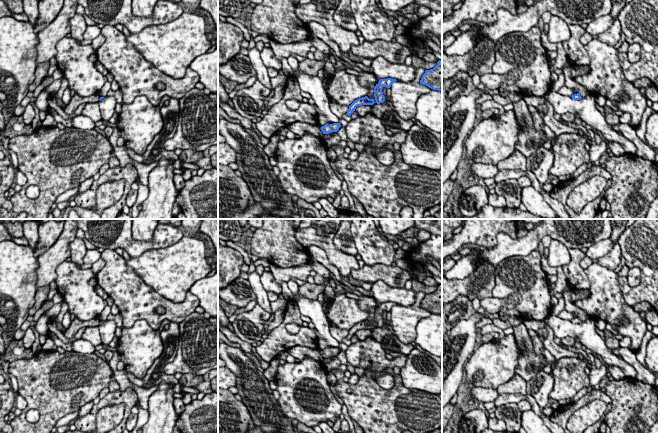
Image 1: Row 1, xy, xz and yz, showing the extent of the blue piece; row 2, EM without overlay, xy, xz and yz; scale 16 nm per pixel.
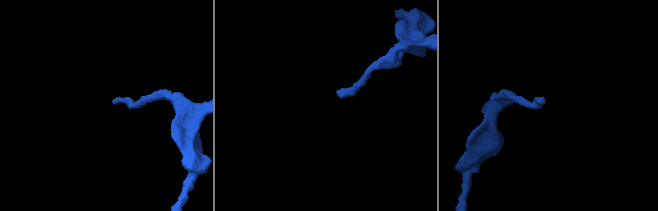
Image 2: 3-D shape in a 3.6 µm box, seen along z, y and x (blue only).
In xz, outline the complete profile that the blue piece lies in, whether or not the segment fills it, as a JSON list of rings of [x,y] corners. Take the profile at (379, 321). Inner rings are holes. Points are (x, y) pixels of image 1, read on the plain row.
[[[380,303],[379,306],[374,311],[374,323],[369,323],[367,320],[359,322],[355,324],[347,335],[347,339],[351,340],[351,338],[355,335],[358,330],[362,329],[373,329],[374,327],[380,328],[385,325],[385,321],[383,319],[382,313],[386,311],[387,313],[391,311],[392,307],[397,305],[396,303]]]

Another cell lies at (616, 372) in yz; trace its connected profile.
[[[609,365],[606,367],[606,370],[611,374],[614,380],[621,380],[626,377],[623,371],[617,366]]]

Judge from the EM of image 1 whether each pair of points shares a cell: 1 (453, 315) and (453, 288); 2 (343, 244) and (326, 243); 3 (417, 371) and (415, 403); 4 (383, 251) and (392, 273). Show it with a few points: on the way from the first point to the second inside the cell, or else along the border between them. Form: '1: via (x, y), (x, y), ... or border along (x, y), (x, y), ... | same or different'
1: border along (471, 300), (465, 296), (458, 295), (452, 301) | different
2: border along (332, 239), (338, 248), (353, 256) | different
3: border along (399, 375), (406, 387), (424, 390), (431, 394) | different
4: border along (366, 264), (386, 264), (390, 266) | different

